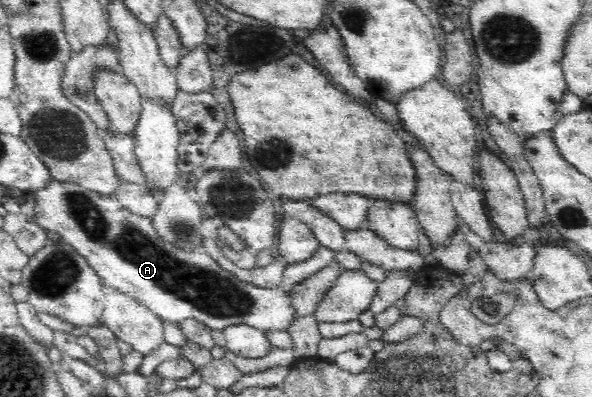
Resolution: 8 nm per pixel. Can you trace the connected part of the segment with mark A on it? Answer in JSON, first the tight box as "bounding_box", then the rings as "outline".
{"bounding_box":[36,179,336,332],"outline":[[[55,179],[52,180],[51,185],[47,185],[36,194],[36,220],[39,226],[44,226],[48,232],[58,232],[60,241],[68,242],[76,248],[101,277],[103,284],[128,294],[161,320],[170,323],[179,324],[187,319],[195,319],[213,330],[222,331],[233,325],[249,325],[264,332],[287,331],[297,318],[296,307],[292,303],[292,292],[301,282],[305,282],[313,274],[329,266],[336,253],[334,250],[320,246],[311,258],[304,260],[305,262],[287,265],[284,281],[279,286],[255,286],[225,271],[201,247],[185,250],[175,242],[167,242],[157,234],[153,216],[131,213],[123,208],[113,195],[101,195],[74,182],[59,182]]]}

